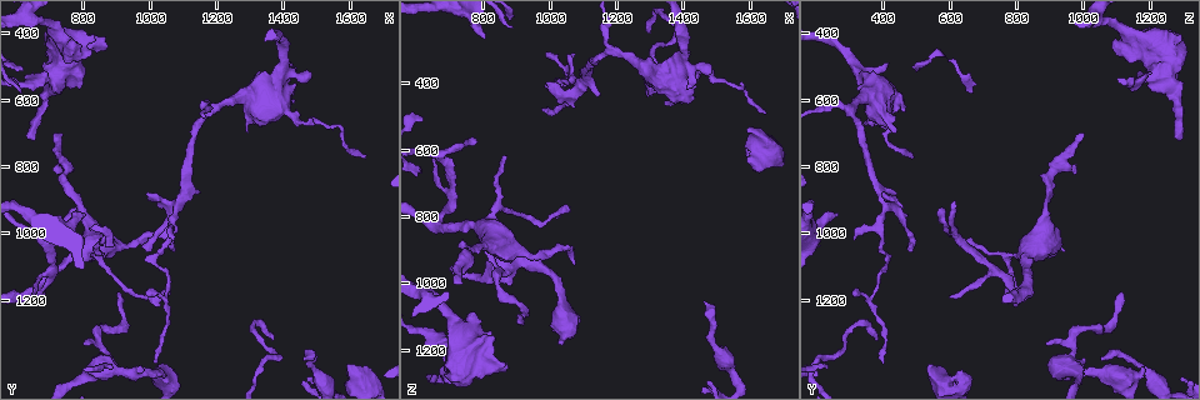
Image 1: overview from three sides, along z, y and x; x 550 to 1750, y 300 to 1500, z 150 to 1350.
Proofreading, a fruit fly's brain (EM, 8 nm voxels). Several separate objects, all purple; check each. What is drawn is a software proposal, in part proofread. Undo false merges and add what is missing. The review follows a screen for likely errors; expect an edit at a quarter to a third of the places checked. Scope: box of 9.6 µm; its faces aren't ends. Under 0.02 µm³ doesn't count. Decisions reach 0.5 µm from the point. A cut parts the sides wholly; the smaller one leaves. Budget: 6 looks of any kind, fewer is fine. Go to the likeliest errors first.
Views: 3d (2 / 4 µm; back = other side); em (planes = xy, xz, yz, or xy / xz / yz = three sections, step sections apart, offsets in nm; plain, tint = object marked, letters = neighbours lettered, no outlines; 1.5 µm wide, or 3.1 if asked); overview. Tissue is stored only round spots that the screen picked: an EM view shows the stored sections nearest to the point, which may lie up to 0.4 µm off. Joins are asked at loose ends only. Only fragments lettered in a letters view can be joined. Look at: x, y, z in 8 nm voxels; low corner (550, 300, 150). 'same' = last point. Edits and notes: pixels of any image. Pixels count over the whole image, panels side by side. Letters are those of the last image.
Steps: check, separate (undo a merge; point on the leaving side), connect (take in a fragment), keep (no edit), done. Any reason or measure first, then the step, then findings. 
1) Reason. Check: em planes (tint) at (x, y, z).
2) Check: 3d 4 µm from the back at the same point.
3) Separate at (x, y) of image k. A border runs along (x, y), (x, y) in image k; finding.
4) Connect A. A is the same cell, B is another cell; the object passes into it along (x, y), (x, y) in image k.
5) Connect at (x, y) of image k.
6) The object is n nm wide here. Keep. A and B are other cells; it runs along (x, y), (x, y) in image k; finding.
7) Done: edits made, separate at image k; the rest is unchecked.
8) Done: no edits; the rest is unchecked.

Tapers out. Check: 3d 4 µm at (1470, 1370, 1060).

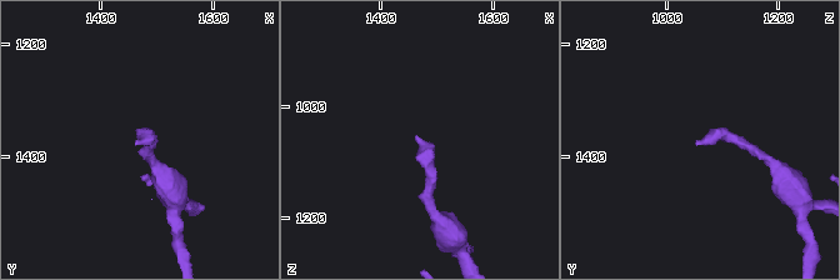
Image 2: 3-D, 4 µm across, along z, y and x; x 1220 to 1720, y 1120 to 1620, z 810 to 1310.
Check: em xz step 4 (letters) at (1465, 1380, 1050).

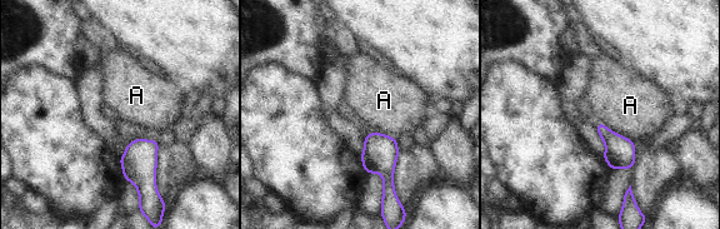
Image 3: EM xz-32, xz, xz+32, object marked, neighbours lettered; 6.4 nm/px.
The longest contact is with A, 280 nm. Keep. A is another cell; a border runs along (599, 120), (635, 145) in image 3; no lettered fragment goes on from it.

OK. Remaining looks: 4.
Branch stops here. Check: 3d 4 µm from the back at (1590, 1420, 630).

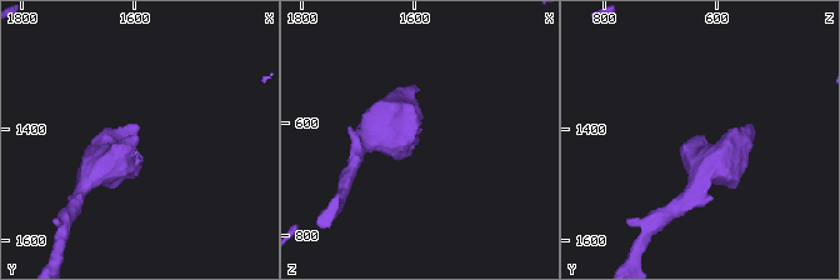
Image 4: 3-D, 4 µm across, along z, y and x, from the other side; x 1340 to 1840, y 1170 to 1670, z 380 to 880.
Now the EM. Check: em xy step 4 (letters) at (1590, 1420, 635).

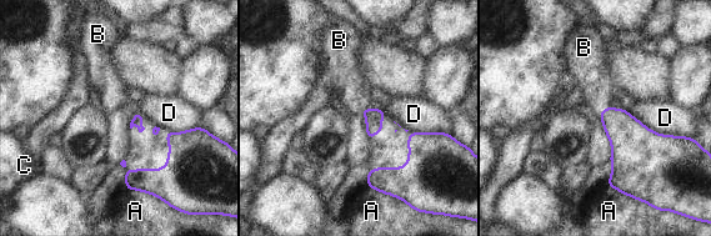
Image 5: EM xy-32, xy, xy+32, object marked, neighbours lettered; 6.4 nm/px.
Check: em planes (letters) at the same point.

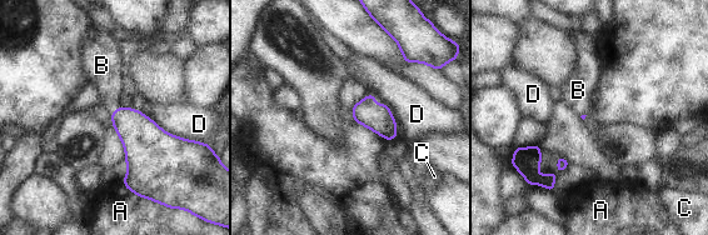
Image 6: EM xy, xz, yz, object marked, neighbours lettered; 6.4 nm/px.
Connect B. B is the same cell, A, C and D are other cells; the object passes into it along (141, 138), (114, 110), (104, 73) in image 6; it goes on there.

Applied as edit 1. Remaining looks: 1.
Done: edits made, connect at image 6; the rest is unchecked.

